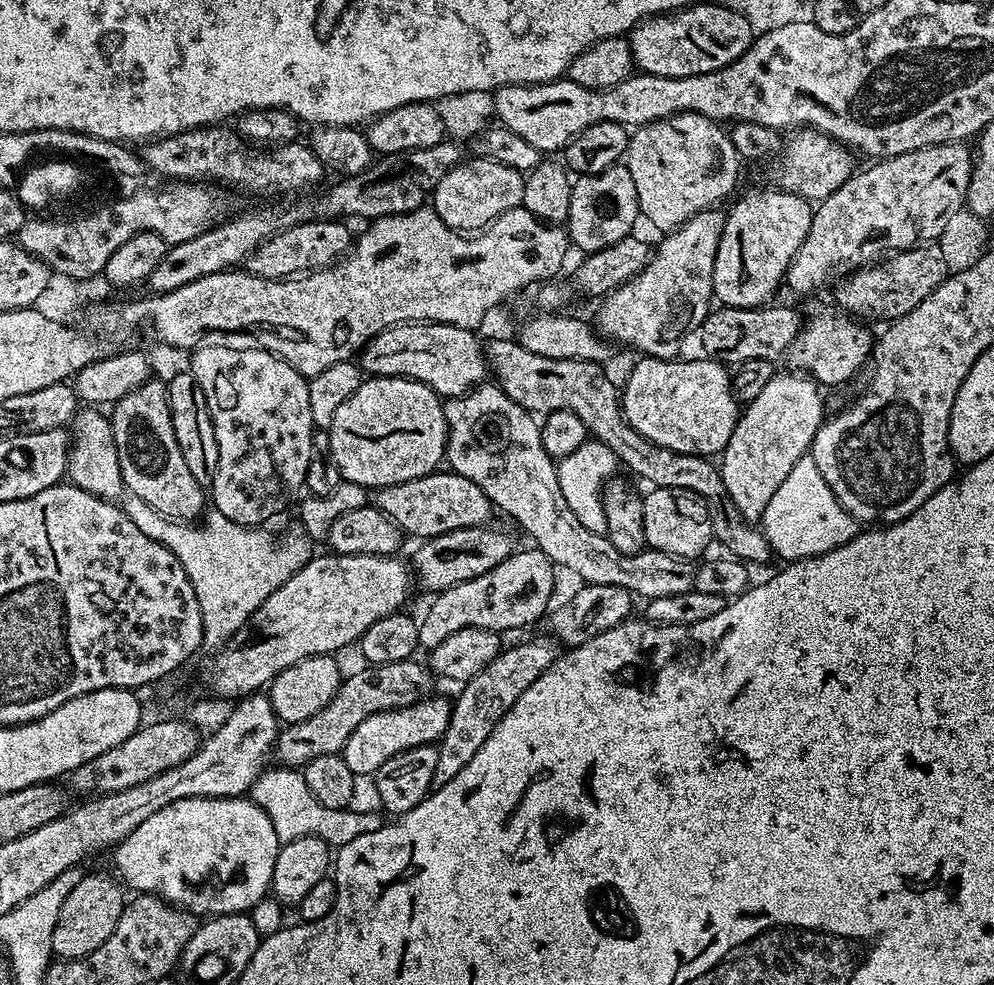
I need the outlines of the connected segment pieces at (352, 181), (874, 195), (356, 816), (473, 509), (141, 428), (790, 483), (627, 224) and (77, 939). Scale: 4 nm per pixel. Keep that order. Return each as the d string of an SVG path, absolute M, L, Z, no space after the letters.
M445 138L422 150L380 156L370 167L362 170L362 174L340 178L337 184L330 185L321 196L312 196L309 200L292 198L289 199L292 200L289 204L268 202L272 204L266 205L265 208L254 208L241 216L225 218L219 224L213 224L202 234L198 234L198 238L171 245L162 262L158 262L154 274L150 274L146 282L147 291L152 294L173 292L178 290L178 286L186 286L198 278L235 269L243 265L248 256L254 254L258 246L262 246L262 242L274 238L274 234L290 226L315 220L343 221L348 218L344 216L357 216L358 219L364 220L363 222L371 222L380 220L383 216L397 216L413 212L415 208L423 208L438 182L442 182L442 178L446 178L452 167L461 163L465 156L466 148L463 143Z
M964 142L935 144L914 150L910 154L876 160L861 172L860 169L853 171L852 177L842 182L842 186L838 186L834 194L815 205L810 230L788 268L787 287L792 287L796 292L812 292L823 284L831 285L837 278L851 274L857 268L885 259L891 252L903 252L906 248L914 248L925 242L936 242L945 229L946 222L965 207L974 159L973 149L968 147Z
M276 766L273 772L271 770L261 772L260 777L251 786L250 798L268 815L274 826L274 834L278 834L282 842L317 835L333 849L339 850L346 842L354 842L354 838L362 838L362 834L370 834L386 822L379 811L356 813L349 807L324 808L306 786L303 775L287 766Z
M437 470L429 476L391 484L375 493L375 507L386 513L400 528L401 533L419 538L441 536L459 528L479 528L487 525L490 505L484 491L470 478L462 478L451 470Z
M149 378L143 384L111 405L110 419L114 446L118 446L118 466L124 479L125 489L131 495L142 498L158 514L171 520L196 522L206 508L206 488L190 474L182 450L178 450L178 438L174 438L174 422L170 414L168 386L162 379Z
M809 454L798 458L798 462L794 462L790 474L786 474L786 478L782 482L782 486L778 486L774 498L770 498L770 506L766 506L764 511L762 531L764 537L768 539L773 553L777 557L781 556L781 561L791 562L805 560L811 556L821 556L850 542L856 536L858 522L844 509L842 502L838 502L838 498L834 498L834 490L830 490L830 486L826 486L826 478L822 478L818 466L814 466L814 458Z
M621 162L598 174L576 176L570 194L570 210L566 221L568 239L581 248L581 253L597 252L606 246L614 246L618 238L633 235L636 220L641 219L638 190L634 190L634 178L630 178L627 163Z
M88 872L70 890L66 902L62 902L62 910L58 913L58 922L54 925L52 938L52 955L62 960L77 960L102 946L110 934L114 934L114 926L118 926L118 918L122 918L122 910L126 903L126 888L115 875L107 876L104 872Z

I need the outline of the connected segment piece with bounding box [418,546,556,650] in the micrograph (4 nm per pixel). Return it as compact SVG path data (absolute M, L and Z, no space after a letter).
M528 546L525 552L512 551L505 560L498 562L498 566L494 566L494 570L486 570L486 574L478 574L478 578L458 582L458 586L435 593L433 600L436 601L429 606L424 620L422 616L419 621L420 648L430 650L438 646L438 642L450 638L454 630L489 628L507 634L511 628L524 628L534 623L540 615L543 617L549 611L555 574L552 560L535 546Z

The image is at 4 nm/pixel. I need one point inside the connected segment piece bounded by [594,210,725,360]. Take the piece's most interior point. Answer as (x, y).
(671, 296)

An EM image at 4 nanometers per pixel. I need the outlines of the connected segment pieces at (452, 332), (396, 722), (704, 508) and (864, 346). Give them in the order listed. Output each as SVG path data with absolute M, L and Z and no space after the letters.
M405 322L393 324L384 332L379 332L373 340L364 345L358 356L358 363L369 377L374 376L407 376L417 380L436 391L441 398L459 398L468 395L478 384L485 383L490 369L486 359L482 340L471 328L459 328L453 324L434 324L431 322Z
M437 694L429 695L416 704L398 710L386 710L378 714L370 714L366 722L358 725L358 730L346 738L346 746L342 753L346 764L355 775L371 776L394 754L402 754L406 750L414 750L414 746L436 744L443 736L450 722L452 704L444 701Z
M652 488L649 496L643 497L642 526L644 527L645 545L653 552L665 552L671 556L681 556L683 560L695 561L703 557L708 543L713 543L712 510L698 494L681 488Z
M814 307L810 318L805 319L800 332L785 353L787 367L803 375L809 375L818 384L827 387L848 381L864 364L867 363L872 349L872 337L855 319L837 312Z

